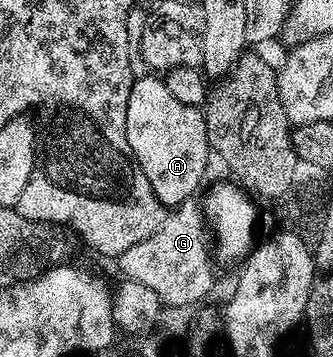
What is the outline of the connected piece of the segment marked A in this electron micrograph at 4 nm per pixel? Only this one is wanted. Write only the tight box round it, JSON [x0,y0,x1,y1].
[126,77,210,208]

